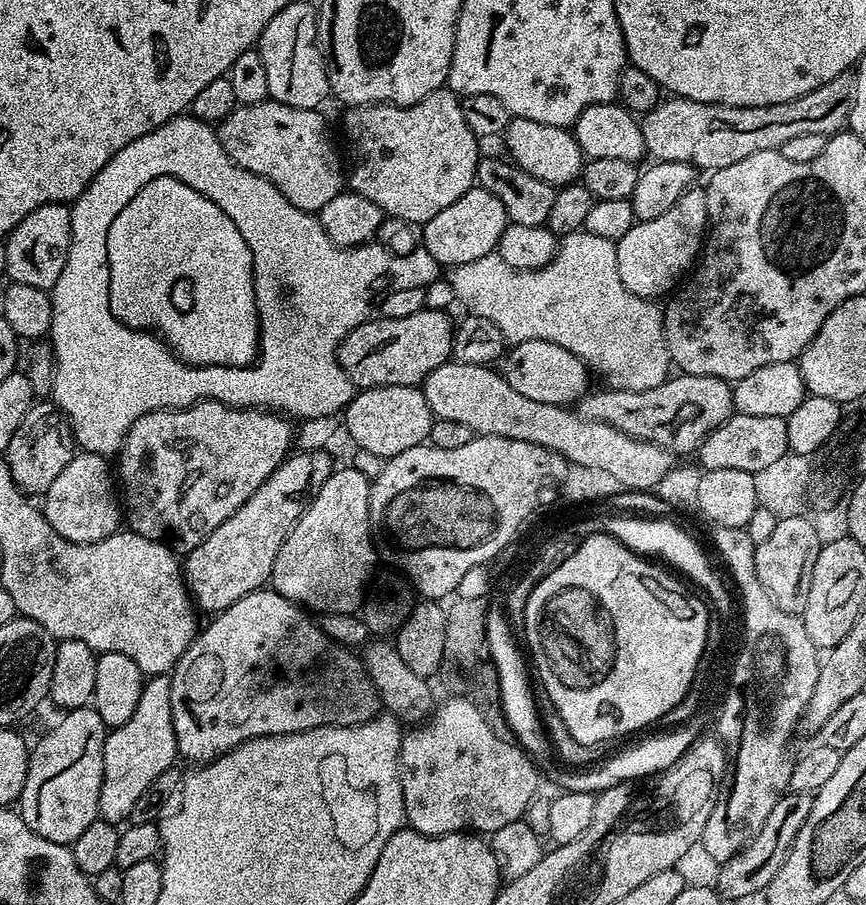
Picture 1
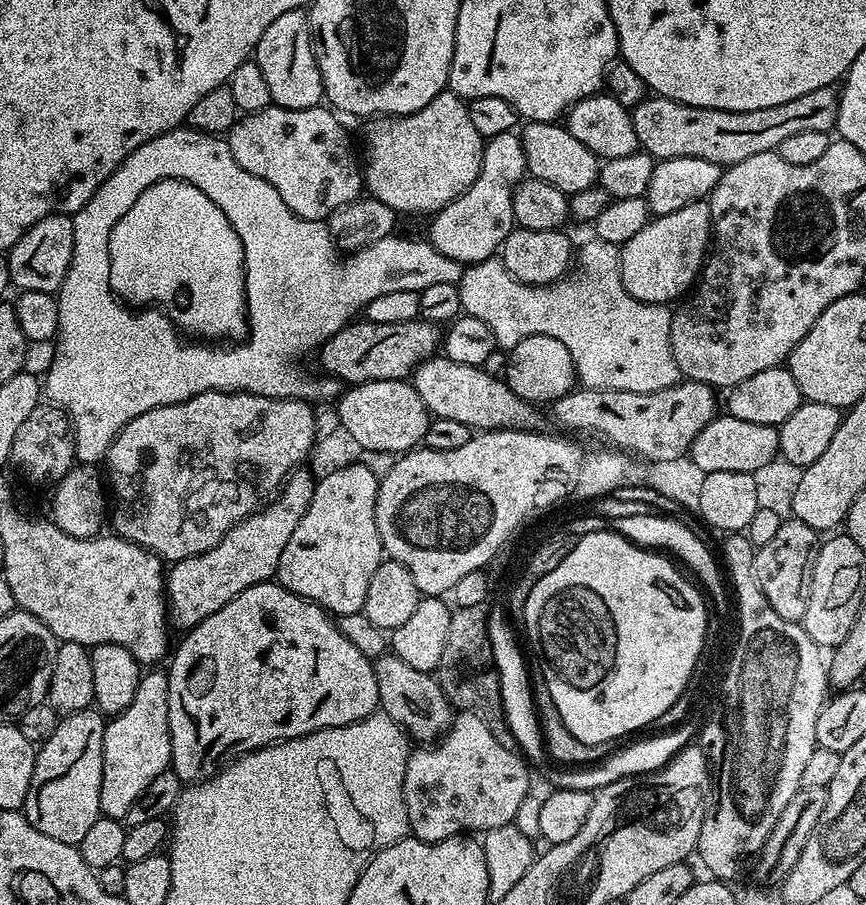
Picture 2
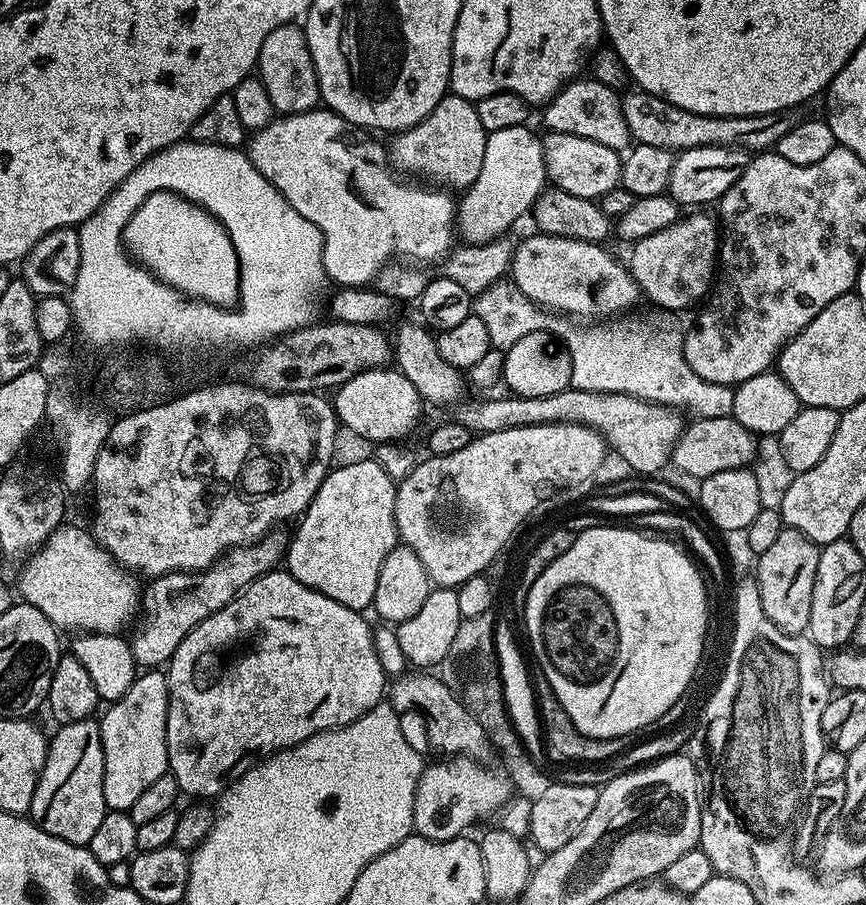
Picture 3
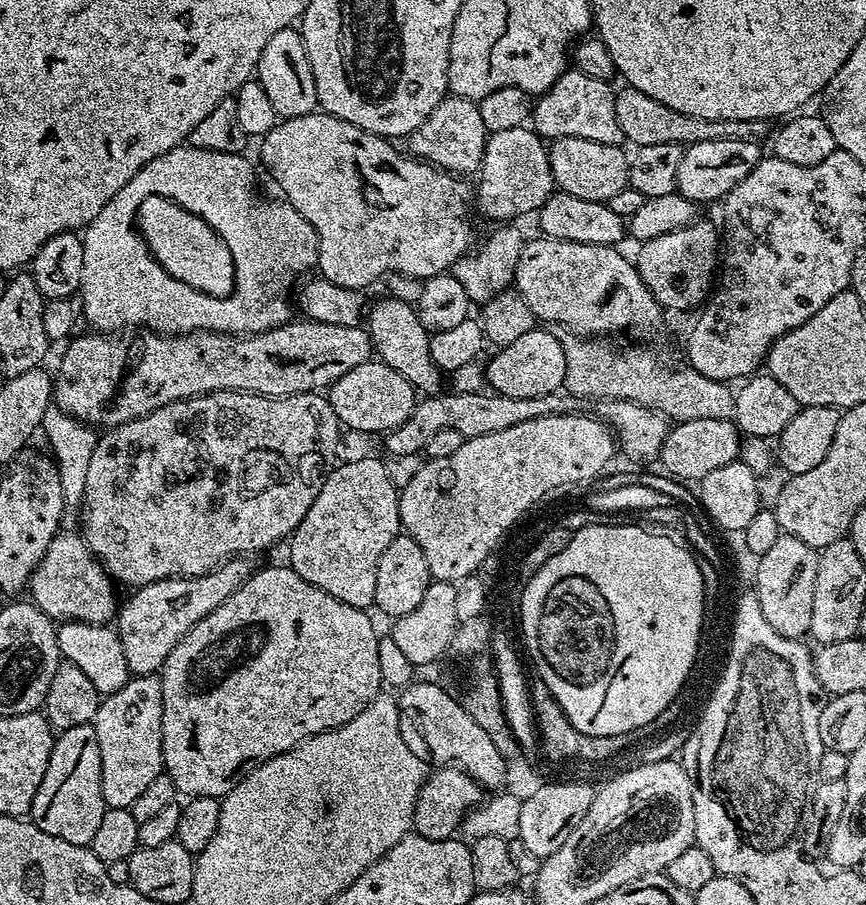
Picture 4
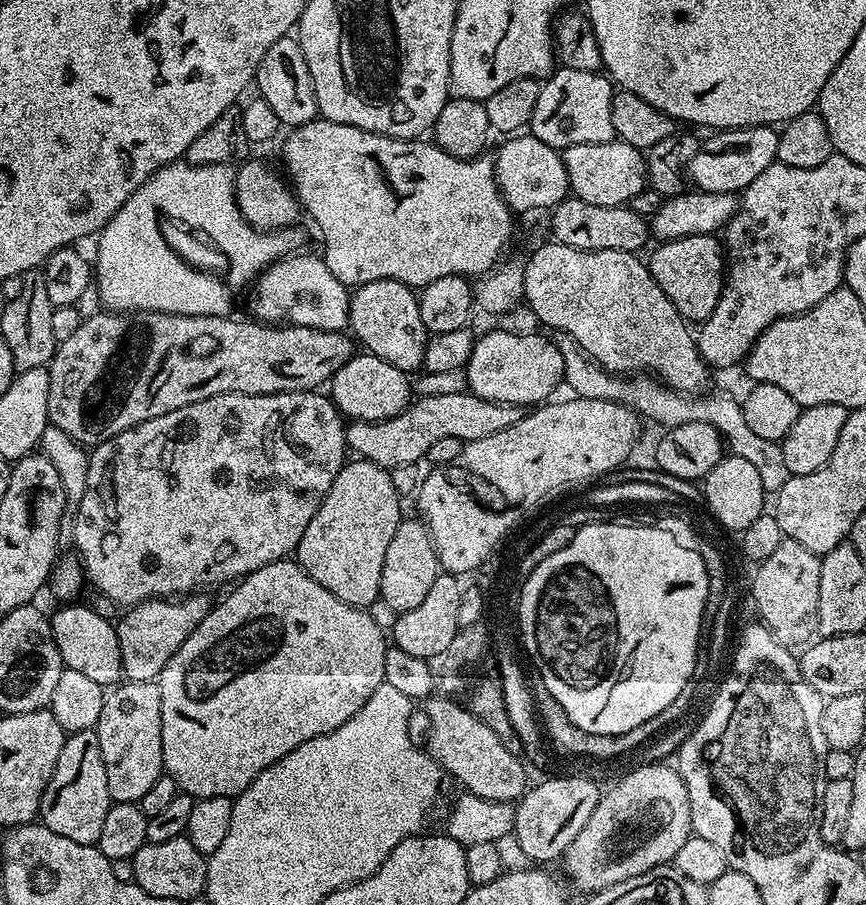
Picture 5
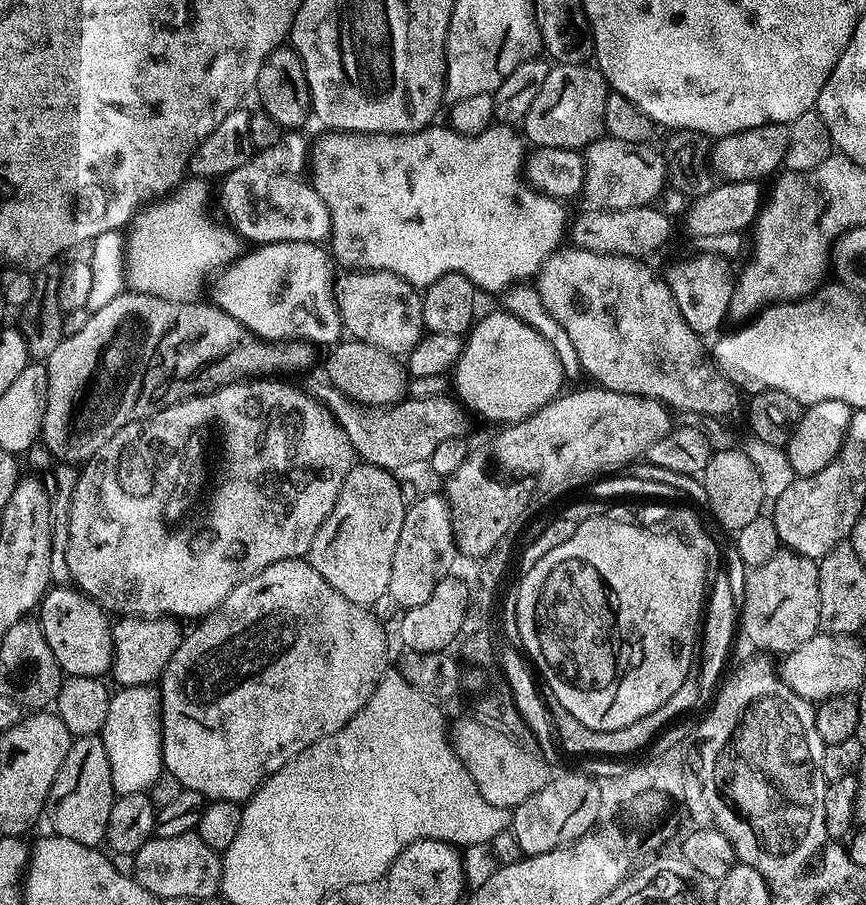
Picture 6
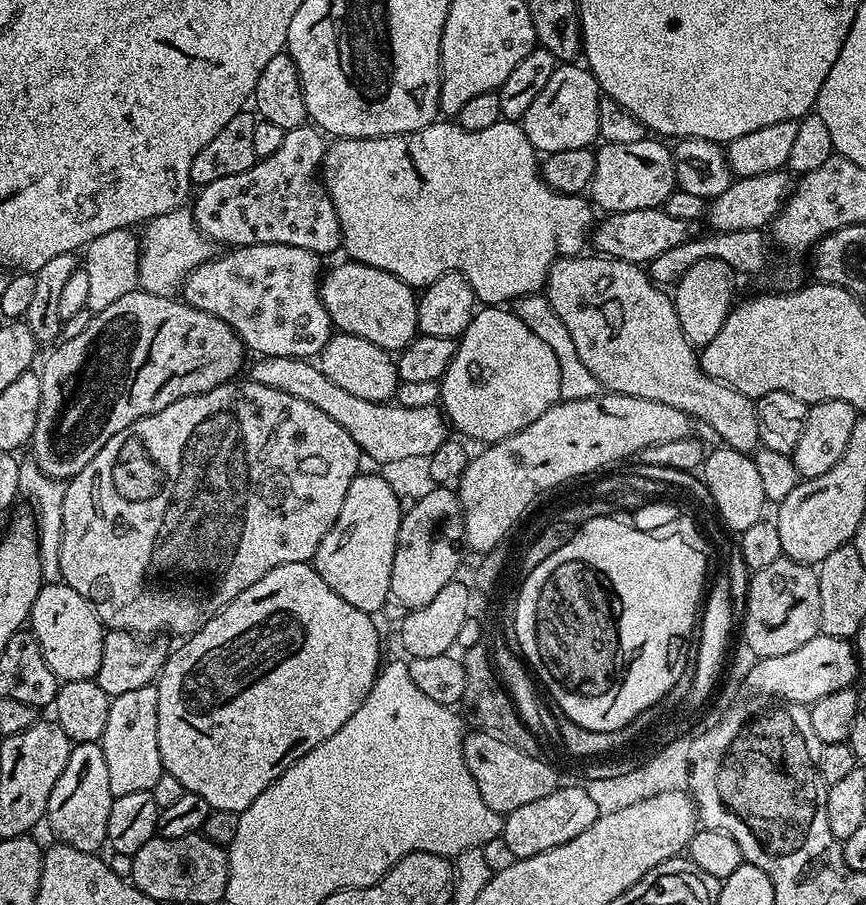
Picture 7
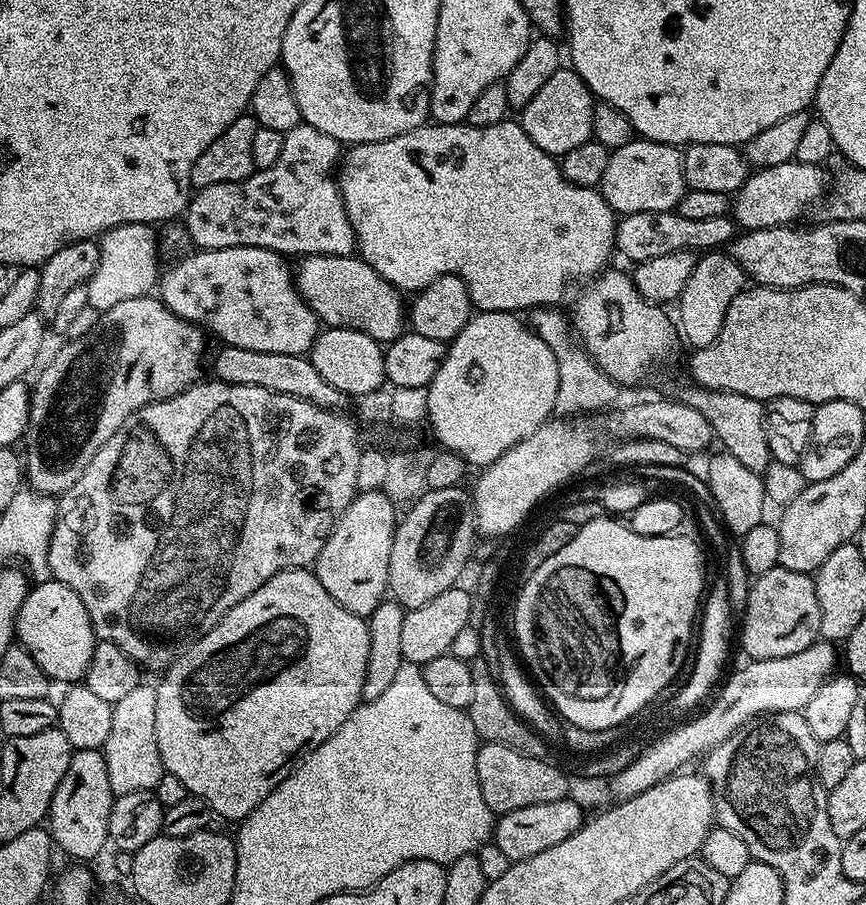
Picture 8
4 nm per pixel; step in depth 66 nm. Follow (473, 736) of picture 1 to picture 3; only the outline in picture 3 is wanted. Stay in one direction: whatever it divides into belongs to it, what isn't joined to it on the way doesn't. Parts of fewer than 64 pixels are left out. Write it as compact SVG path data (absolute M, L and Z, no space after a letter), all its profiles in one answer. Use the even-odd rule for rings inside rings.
M468 754L440 758L437 764L429 763L416 780L412 827L415 835L428 840L452 840L463 836L471 824L501 811L513 799L514 787L503 771L495 772L479 764Z

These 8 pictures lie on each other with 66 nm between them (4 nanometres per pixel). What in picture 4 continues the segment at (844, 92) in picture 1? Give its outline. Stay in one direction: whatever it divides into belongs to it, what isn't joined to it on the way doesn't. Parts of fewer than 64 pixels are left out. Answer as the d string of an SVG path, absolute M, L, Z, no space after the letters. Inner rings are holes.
M624 86L621 89L616 92L614 114L618 114L618 126L622 126L625 141L629 145L632 143L632 146L636 148L662 146L663 144L687 146L707 140L754 140L760 142L763 141L764 135L766 135L765 137L769 135L769 125L762 120L694 118L694 114L682 114L678 110L670 110L670 106L642 94L636 88Z

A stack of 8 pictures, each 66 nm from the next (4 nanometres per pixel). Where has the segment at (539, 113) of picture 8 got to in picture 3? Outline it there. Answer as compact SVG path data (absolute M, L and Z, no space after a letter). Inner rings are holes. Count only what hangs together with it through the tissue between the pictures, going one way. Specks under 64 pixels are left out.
M578 78L565 85L559 95L548 102L543 109L543 112L545 111L543 127L549 132L565 132L590 138L594 142L602 142L602 146L610 146L617 150L627 149L633 143L633 139L626 126L621 93L596 79L584 79Z

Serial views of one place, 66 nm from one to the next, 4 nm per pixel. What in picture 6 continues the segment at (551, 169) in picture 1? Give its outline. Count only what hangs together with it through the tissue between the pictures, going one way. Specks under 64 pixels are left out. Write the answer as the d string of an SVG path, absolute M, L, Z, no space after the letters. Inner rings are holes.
M601 138L588 145L582 152L583 199L588 199L592 208L603 208L605 212L651 205L666 187L663 155L652 146L648 142L635 144L611 138Z

